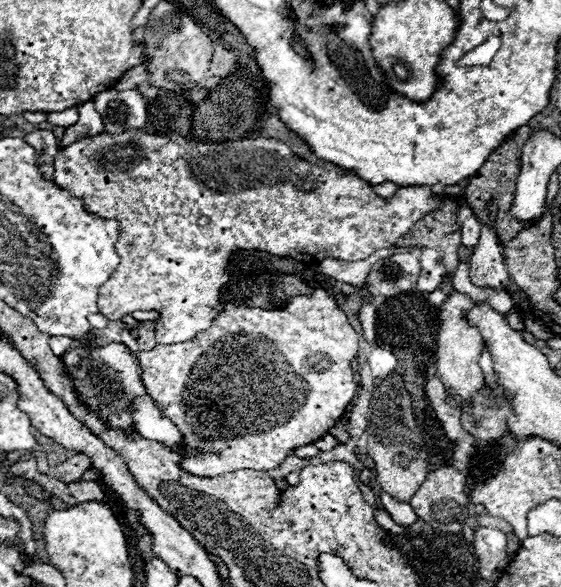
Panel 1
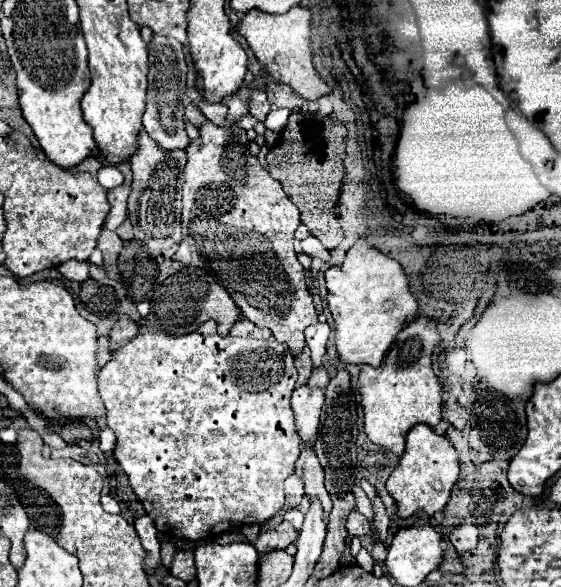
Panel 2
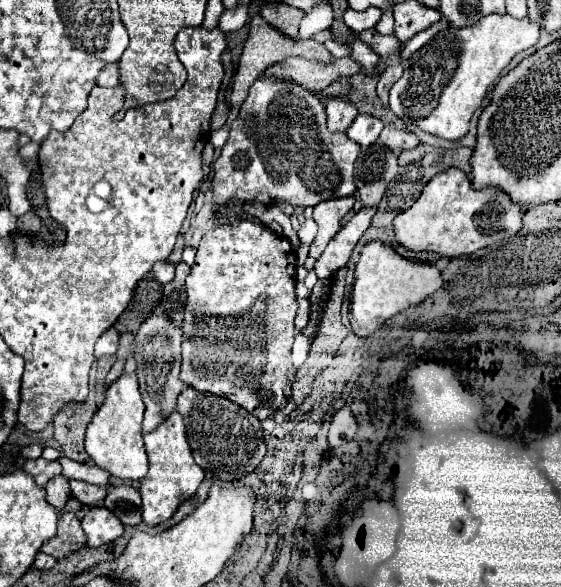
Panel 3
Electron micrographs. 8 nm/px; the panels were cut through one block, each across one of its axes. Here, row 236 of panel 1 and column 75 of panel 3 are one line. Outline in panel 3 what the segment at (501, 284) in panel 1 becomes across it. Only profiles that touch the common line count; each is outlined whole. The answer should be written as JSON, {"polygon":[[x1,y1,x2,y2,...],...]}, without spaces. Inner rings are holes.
{"polygon":[[70,480,70,490,72,490,72,496,78,502,82,502,84,506,102,506,104,504,106,490,96,484,82,482,82,480]]}

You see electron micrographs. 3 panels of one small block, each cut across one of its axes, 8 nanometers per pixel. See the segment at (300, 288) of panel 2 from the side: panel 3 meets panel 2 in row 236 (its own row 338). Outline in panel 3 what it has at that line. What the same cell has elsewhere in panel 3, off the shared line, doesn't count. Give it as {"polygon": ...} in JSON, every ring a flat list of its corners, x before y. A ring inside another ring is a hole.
{"polygon":[[244,220,240,222,236,228,232,226,218,226,212,232,208,232,198,248,196,254,196,264,192,266,188,278,186,278,186,306,184,306,184,322,182,322,182,372,180,372,180,380,200,392,208,392,208,394,218,394,222,398,228,398,236,404,240,404,242,408,246,408,248,412,252,412,258,420,266,420,268,416,272,416,282,402,286,402,282,388,286,384,286,372,290,366,290,354,292,354,292,342,296,336,296,328,294,328,294,318,296,318,296,310,298,310,298,302,296,302,296,256,292,250,292,244,288,242,286,236,272,232,268,226,252,222,252,220]]}

